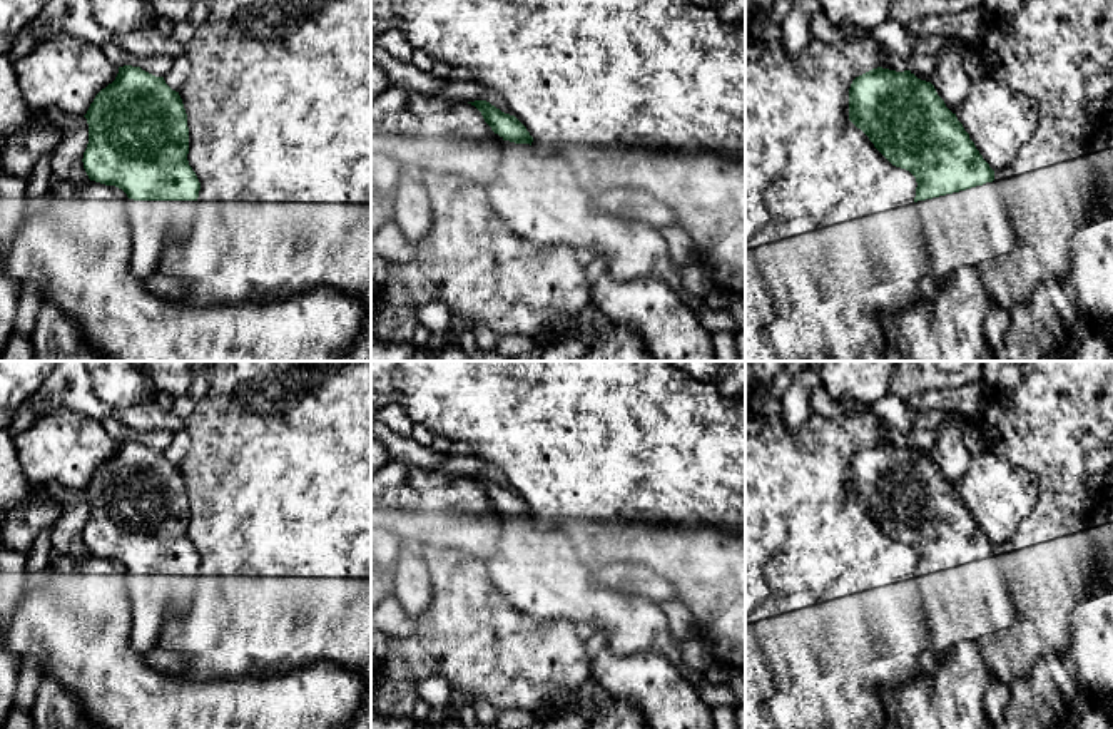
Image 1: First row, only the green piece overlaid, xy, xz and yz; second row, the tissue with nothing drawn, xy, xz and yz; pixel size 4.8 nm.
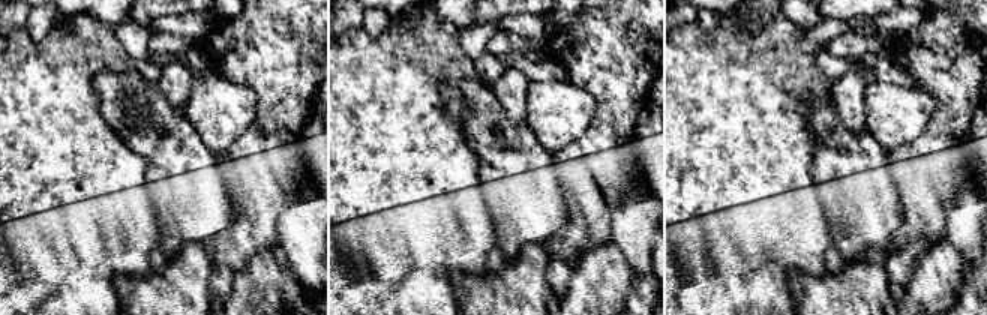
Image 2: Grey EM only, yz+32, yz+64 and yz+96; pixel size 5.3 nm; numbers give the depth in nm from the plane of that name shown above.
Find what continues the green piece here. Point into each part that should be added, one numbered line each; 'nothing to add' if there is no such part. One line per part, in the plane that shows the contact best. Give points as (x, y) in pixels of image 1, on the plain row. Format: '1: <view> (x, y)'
1: yz (968, 602)

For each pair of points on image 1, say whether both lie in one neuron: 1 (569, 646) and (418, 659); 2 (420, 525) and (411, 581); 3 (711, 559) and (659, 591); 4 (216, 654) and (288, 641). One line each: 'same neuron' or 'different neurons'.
1: same neuron
2: different neurons
3: different neurons
4: same neuron

